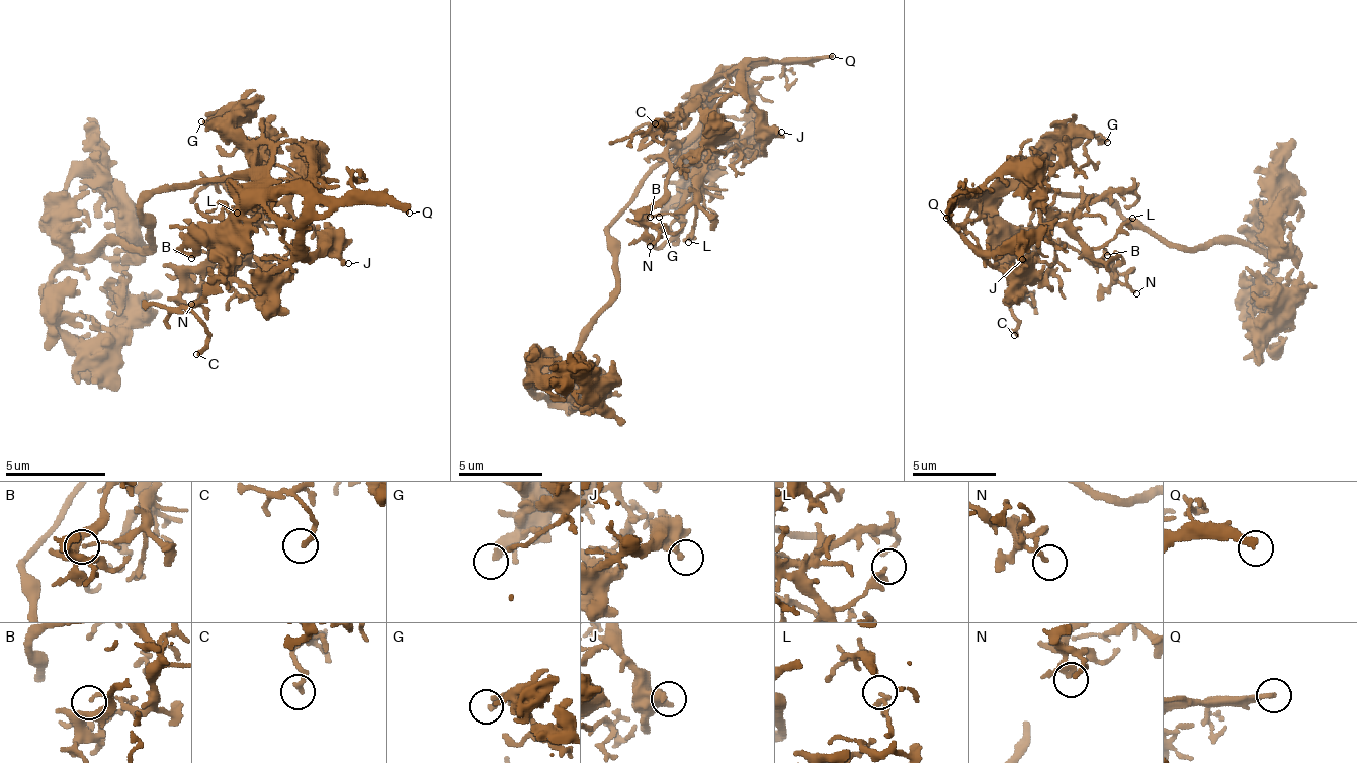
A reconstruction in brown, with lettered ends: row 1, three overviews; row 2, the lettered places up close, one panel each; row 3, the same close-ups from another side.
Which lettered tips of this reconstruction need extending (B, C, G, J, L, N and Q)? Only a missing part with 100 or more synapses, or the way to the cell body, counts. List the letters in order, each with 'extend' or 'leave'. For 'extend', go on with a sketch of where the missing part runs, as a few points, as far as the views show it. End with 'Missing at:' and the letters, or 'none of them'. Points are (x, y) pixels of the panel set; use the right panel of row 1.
B: leave
C: leave
G: leave
J: leave
L: leave
N: leave
Q: extend
Missing at: Q

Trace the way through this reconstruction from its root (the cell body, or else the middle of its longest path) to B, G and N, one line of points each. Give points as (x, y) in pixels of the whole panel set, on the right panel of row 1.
B: (1119, 218), (1102, 200), (1043, 192), (1026, 179), (1035, 175), (1031, 196), (1094, 259), (1102, 251), (1107, 255)
G: (1119, 218), (1102, 200), (1061, 196), (1026, 183), (1051, 154), (1073, 150), (1090, 137), (1107, 142)
N: (1119, 218), (1102, 200), (1035, 187), (1014, 187), (997, 200), (997, 213), (1006, 222), (1086, 251), (1136, 293)

